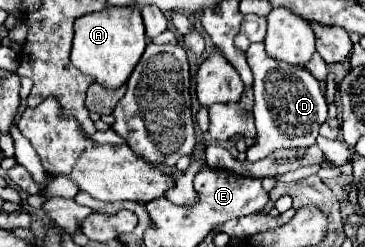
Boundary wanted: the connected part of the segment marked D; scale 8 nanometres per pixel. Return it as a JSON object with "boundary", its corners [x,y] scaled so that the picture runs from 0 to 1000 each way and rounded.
{"boundary":[[[688,174],[688,190],[677,198],[677,247],[699,304],[693,474],[704,506],[704,571],[677,611],[677,652],[710,652],[770,595],[830,603],[858,587],[874,547],[879,498],[896,482],[885,344],[836,271],[737,231],[726,206],[726,174]]]}

